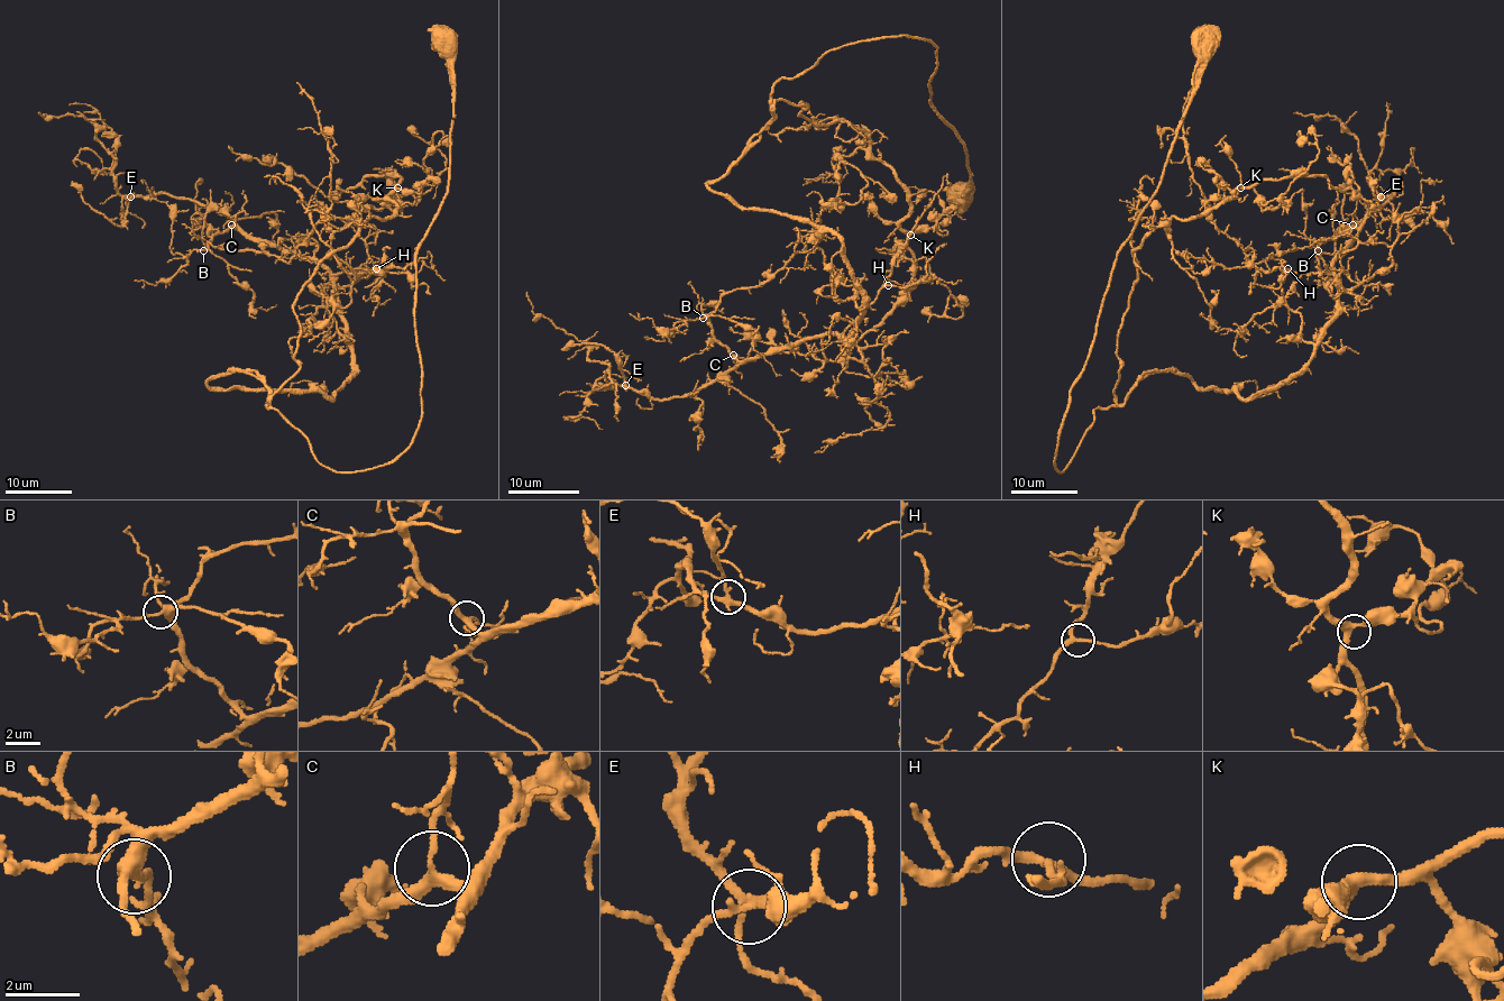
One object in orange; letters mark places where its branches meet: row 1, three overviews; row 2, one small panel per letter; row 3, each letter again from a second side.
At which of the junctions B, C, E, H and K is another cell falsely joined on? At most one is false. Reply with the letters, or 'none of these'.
none of these

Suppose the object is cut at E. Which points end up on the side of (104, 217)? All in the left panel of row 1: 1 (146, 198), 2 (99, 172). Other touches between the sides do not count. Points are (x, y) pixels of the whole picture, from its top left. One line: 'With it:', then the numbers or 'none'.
With it: none

